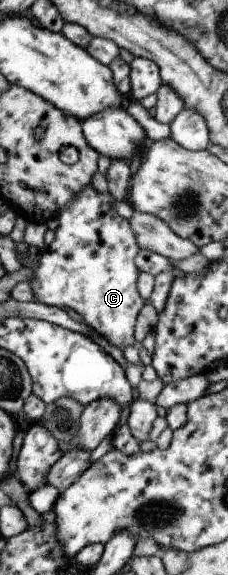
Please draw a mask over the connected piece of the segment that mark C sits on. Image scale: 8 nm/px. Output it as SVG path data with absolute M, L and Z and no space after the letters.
M88 183L78 195L65 207L62 207L54 226L56 237L40 254L39 265L35 269L36 277L31 282L35 302L58 309L72 309L88 323L94 331L110 344L124 352L128 345L136 345L134 337L137 317L144 307L144 301L138 293L137 282L141 274L134 259L139 253L136 235L130 221L123 219L112 209L115 200L110 193L98 193Z

